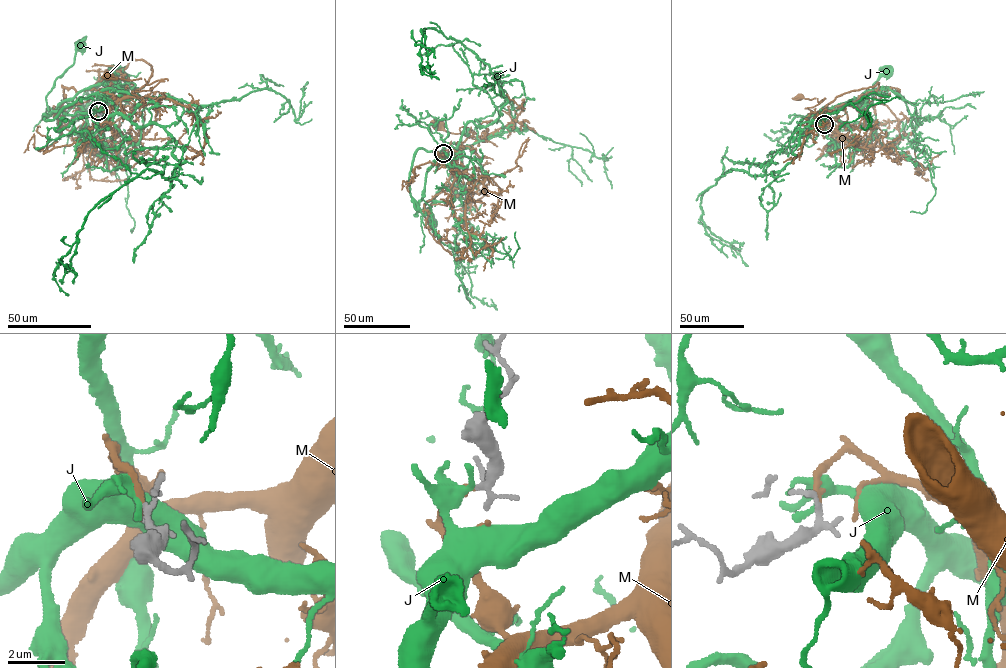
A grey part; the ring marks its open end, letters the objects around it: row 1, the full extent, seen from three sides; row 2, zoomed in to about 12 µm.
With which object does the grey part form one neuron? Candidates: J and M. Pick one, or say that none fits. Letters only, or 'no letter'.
M

